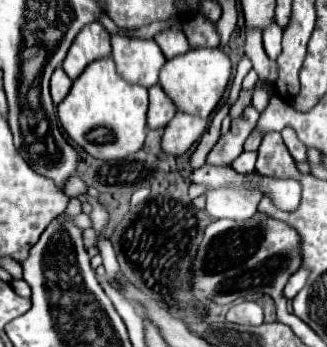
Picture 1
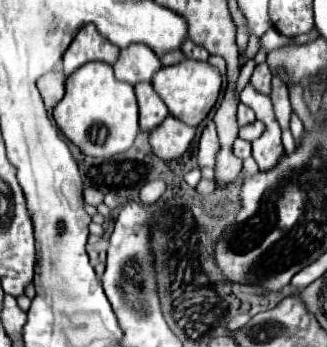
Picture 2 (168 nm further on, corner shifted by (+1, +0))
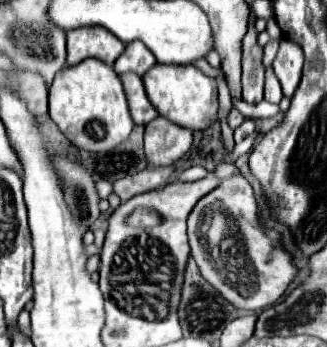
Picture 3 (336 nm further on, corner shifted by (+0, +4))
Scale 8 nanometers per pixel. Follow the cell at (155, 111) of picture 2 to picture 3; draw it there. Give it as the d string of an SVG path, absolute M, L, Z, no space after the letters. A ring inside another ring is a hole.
M121 74L121 82L125 86L129 110L131 110L131 116L133 116L135 124L143 124L145 126L153 118L159 116L159 112L155 110L155 106L147 98L143 80L137 74Z

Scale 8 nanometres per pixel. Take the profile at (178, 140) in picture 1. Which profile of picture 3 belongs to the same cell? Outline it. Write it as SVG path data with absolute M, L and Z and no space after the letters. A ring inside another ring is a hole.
M157 116L145 126L145 154L153 166L169 166L177 162L193 142L189 128L177 126L163 116Z

